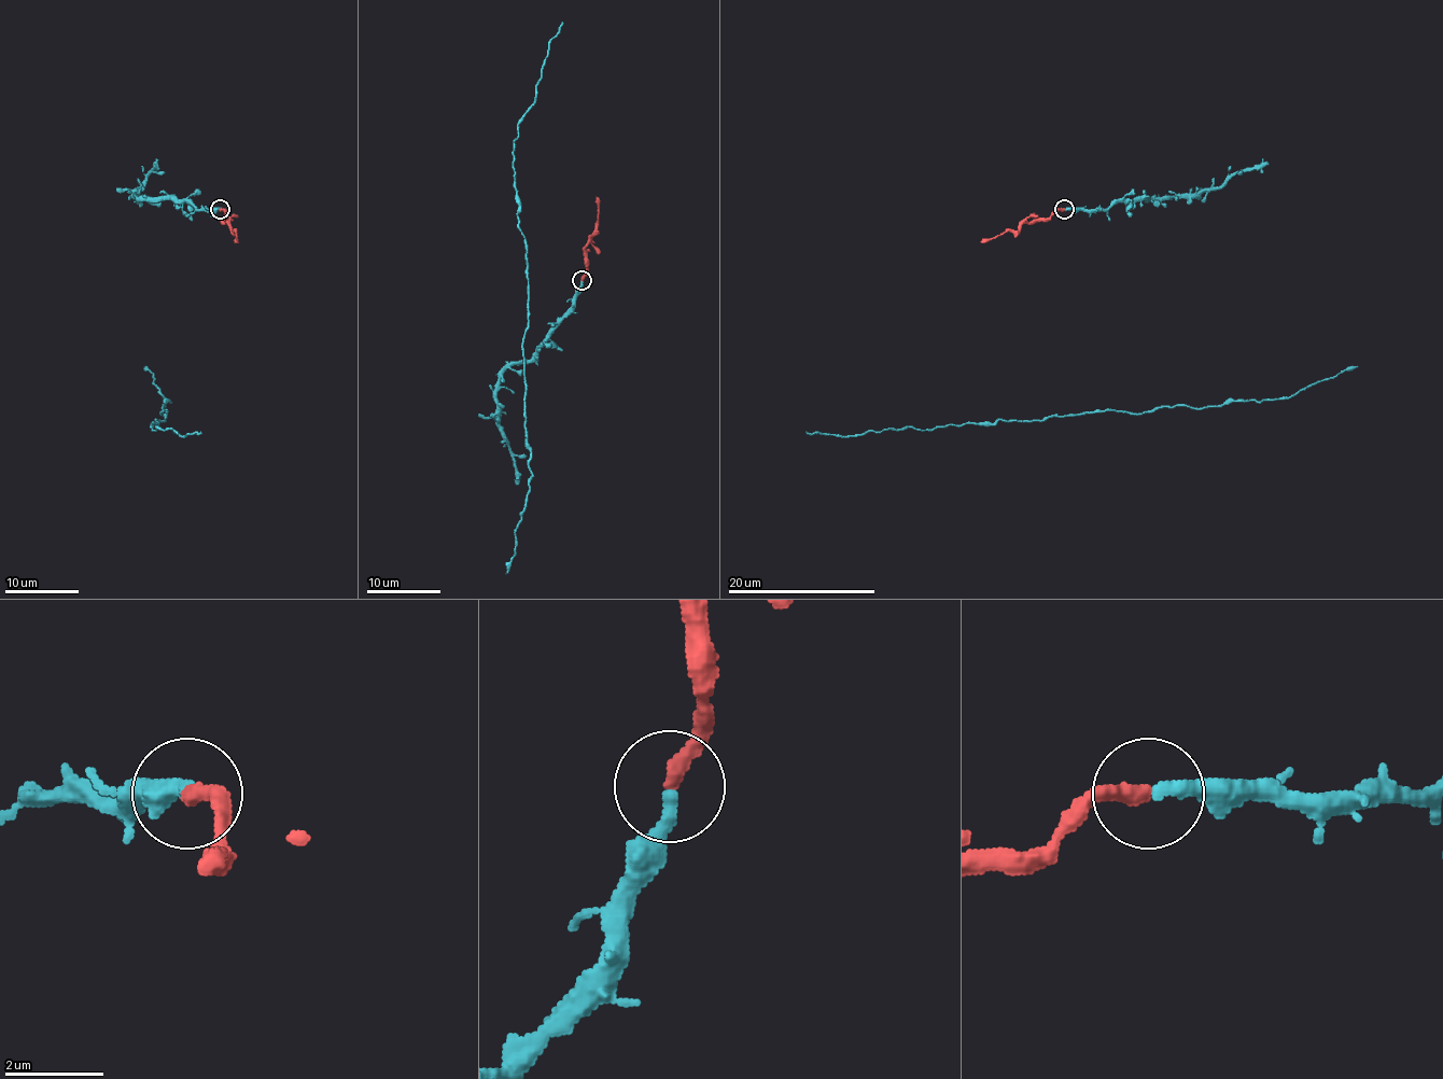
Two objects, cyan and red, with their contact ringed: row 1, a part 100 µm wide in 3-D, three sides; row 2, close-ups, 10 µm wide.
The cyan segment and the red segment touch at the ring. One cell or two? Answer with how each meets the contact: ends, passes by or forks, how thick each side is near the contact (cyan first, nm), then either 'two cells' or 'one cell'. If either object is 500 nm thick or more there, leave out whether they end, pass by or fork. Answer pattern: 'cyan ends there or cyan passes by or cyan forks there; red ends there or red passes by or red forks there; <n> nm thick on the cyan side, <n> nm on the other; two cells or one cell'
cyan ends there; red ends there; 300 nm thick on the cyan side, 340 nm on the other; one cell

